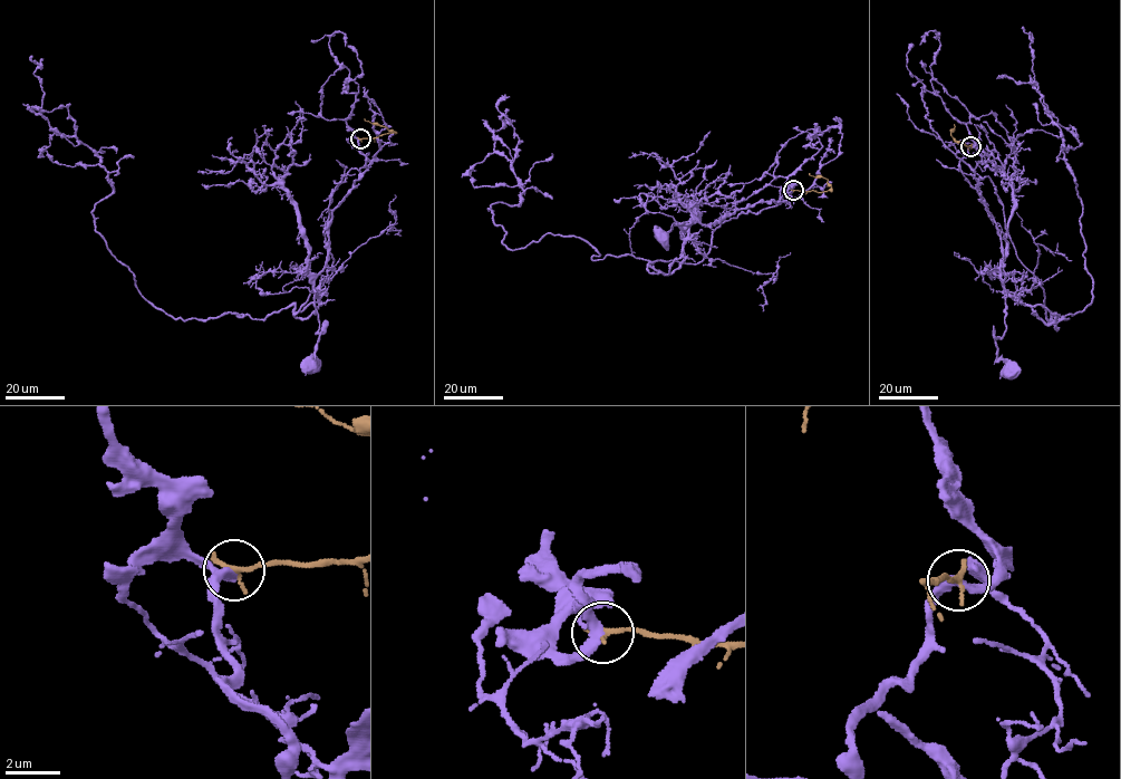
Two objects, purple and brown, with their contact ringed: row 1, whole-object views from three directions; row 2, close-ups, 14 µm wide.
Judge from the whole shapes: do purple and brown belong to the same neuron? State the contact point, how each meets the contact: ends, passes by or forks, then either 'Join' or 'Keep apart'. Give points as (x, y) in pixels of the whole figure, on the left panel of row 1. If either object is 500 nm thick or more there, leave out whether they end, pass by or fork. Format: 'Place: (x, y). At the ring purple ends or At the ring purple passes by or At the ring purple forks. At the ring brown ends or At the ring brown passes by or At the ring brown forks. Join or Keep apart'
Place: (360, 138). At the ring purple passes by. At the ring brown ends. Keep apart

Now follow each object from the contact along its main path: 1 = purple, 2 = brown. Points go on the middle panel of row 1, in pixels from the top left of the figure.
1: (793, 190), (795, 184), (778, 202), (757, 203), (683, 231), (684, 222), (673, 224), (664, 234)
2: (793, 190), (822, 192), (831, 188), (827, 179), (809, 173)

